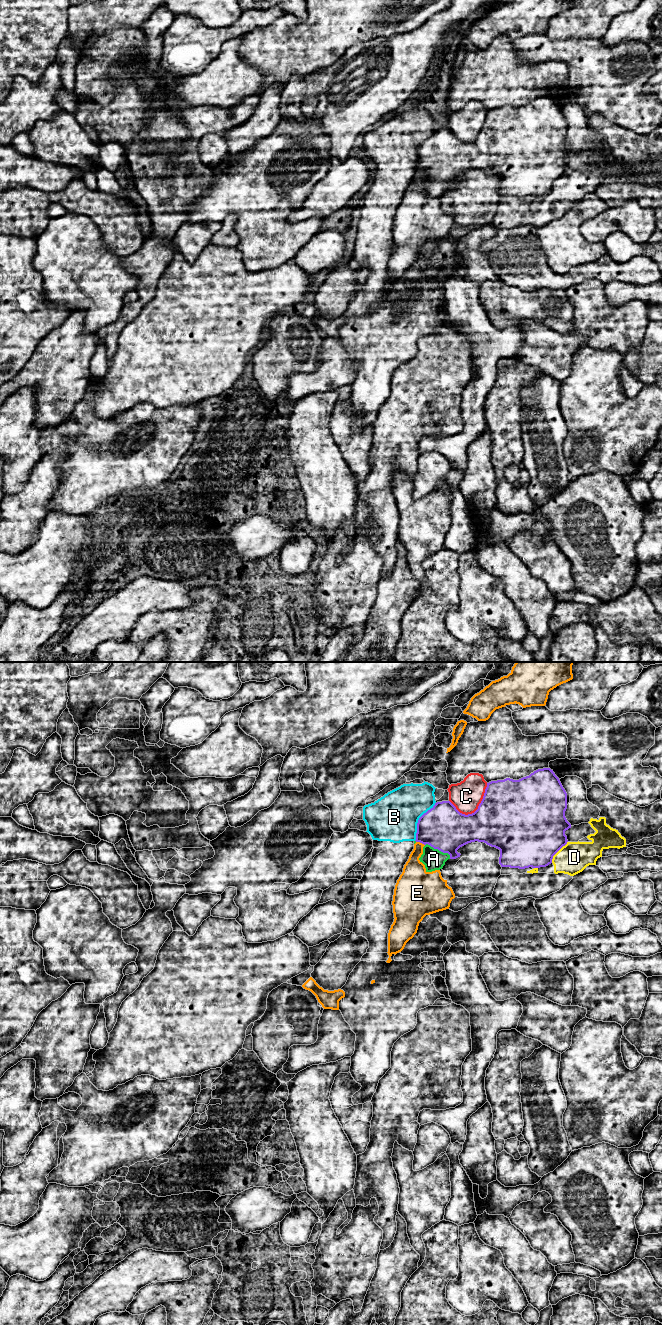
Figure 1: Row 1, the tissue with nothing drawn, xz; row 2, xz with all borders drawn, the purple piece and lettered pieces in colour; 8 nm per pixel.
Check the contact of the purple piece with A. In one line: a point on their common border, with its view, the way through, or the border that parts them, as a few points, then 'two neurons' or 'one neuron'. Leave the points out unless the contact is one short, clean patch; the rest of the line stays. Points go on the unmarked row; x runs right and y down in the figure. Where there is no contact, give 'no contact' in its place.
meets purple in xz at (439, 178); one neuron

